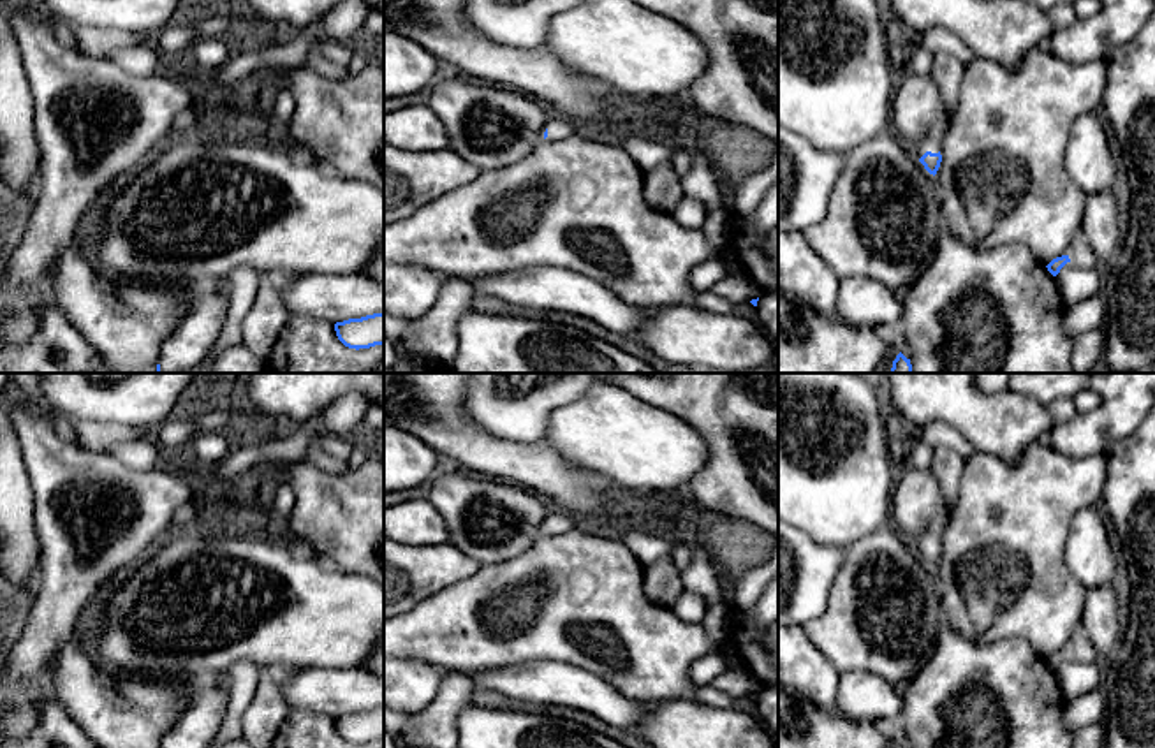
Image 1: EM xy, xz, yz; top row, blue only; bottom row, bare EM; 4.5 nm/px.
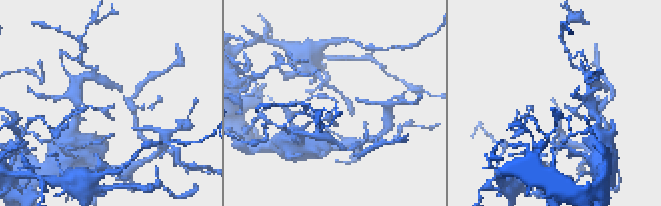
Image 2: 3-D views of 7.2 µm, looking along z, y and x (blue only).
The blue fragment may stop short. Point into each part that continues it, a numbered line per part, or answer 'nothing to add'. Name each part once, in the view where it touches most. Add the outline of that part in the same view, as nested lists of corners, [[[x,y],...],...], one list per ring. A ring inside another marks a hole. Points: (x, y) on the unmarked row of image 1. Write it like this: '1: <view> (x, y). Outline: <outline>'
1: yz (925, 539). Outline: [[[923,532],[914,544],[916,551],[921,553],[926,546],[938,547],[940,546],[940,535],[935,532]]]

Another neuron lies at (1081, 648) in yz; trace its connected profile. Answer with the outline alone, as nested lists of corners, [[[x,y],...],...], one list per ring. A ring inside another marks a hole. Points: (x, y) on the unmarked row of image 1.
[[[1078,637],[1070,642],[1069,653],[1079,662],[1095,662],[1097,653],[1086,637]]]

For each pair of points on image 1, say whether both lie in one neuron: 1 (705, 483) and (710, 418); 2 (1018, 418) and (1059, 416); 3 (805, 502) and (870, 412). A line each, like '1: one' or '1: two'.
1: one
2: two
3: one

